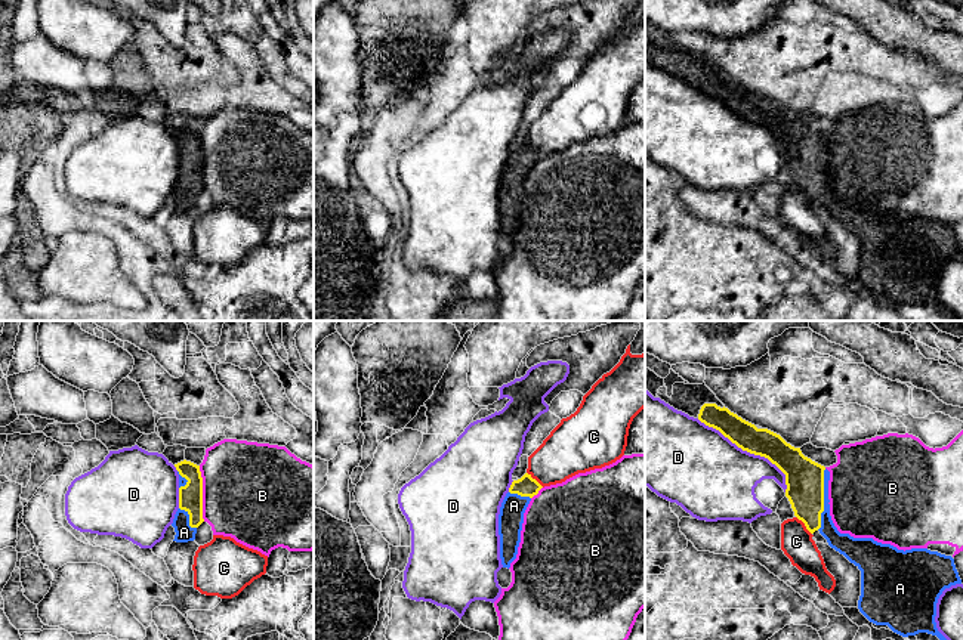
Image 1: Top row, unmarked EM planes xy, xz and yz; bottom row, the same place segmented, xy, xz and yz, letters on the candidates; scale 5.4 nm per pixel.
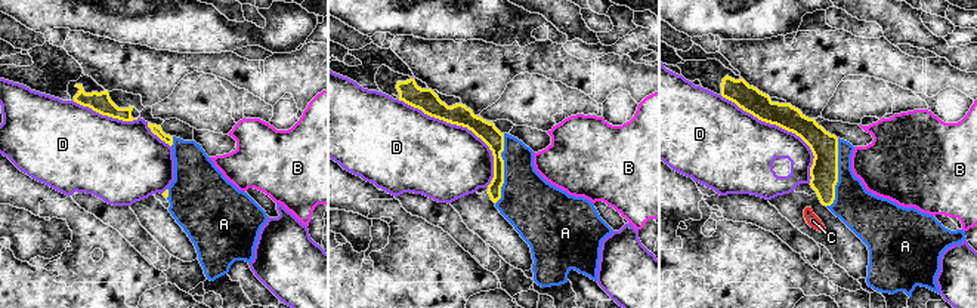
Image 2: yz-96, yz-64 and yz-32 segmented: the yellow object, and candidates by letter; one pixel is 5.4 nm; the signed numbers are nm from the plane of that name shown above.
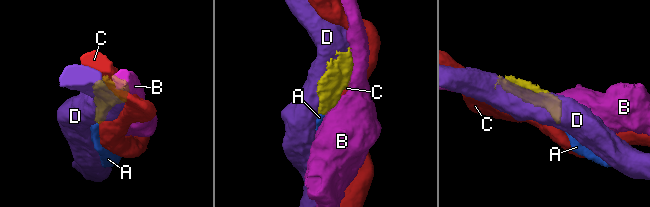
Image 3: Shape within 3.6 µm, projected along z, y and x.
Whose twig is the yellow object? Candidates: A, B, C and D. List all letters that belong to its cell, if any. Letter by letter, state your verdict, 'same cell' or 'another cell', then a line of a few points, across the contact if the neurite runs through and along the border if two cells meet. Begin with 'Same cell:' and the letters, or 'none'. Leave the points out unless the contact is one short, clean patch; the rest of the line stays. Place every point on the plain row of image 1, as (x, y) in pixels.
Same cell: A
A: same cell; line yz (803, 147), (823, 169), (823, 191), (839, 210)
B: another cell
C: another cell
D: another cell

